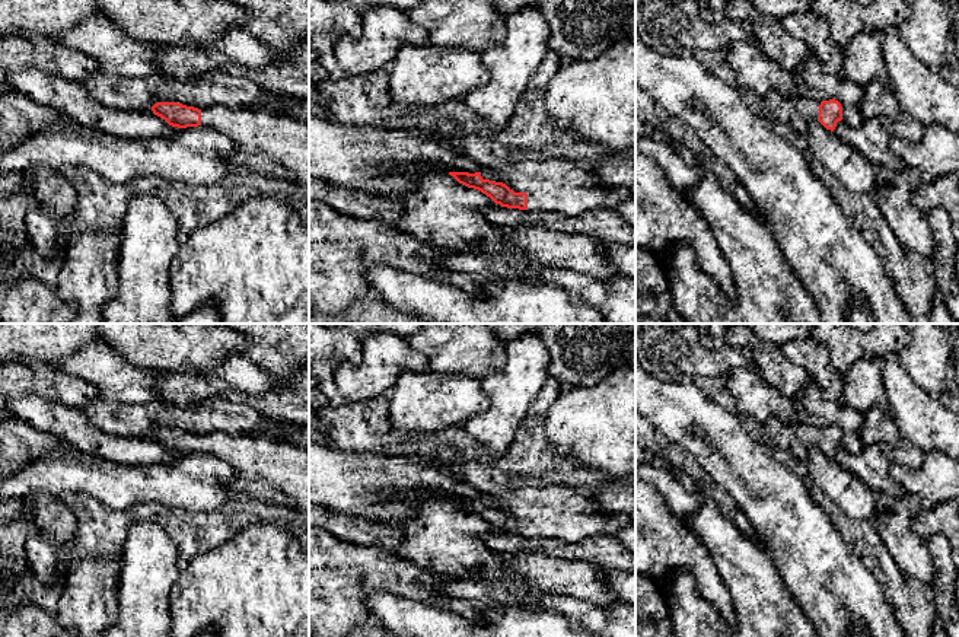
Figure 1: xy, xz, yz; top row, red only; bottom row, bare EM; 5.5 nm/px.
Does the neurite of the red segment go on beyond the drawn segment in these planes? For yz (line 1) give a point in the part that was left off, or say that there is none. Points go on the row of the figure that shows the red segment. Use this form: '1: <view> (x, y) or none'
1: yz (797, 114)

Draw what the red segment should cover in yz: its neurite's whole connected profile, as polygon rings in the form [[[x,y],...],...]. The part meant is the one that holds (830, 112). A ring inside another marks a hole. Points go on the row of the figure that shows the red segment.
[[[780,92],[767,93],[762,101],[768,108],[768,118],[806,134],[812,121],[819,121],[826,130],[834,131],[837,122],[842,120],[842,106],[838,101],[815,101],[784,98]]]

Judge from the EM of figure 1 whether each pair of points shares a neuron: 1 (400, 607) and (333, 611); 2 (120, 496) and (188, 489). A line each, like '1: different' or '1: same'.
1: different
2: same

